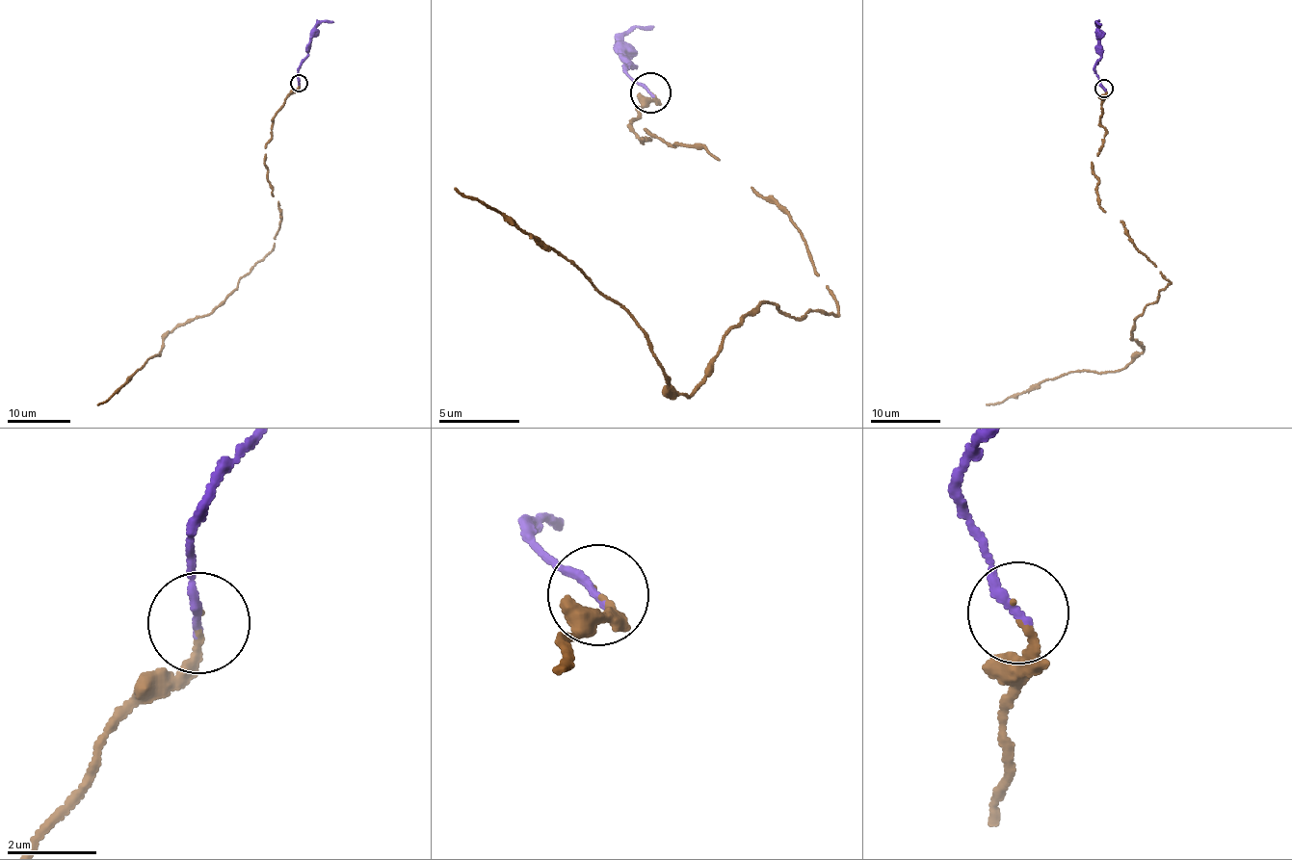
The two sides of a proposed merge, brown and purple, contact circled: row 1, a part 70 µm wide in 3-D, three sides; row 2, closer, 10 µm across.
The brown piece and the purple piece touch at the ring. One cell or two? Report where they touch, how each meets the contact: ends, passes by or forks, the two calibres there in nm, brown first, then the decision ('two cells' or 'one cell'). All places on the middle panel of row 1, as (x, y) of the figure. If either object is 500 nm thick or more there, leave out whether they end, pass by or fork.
place (650, 92); brown ends; purple ends; calibres 160 and 200 nm; one cell

